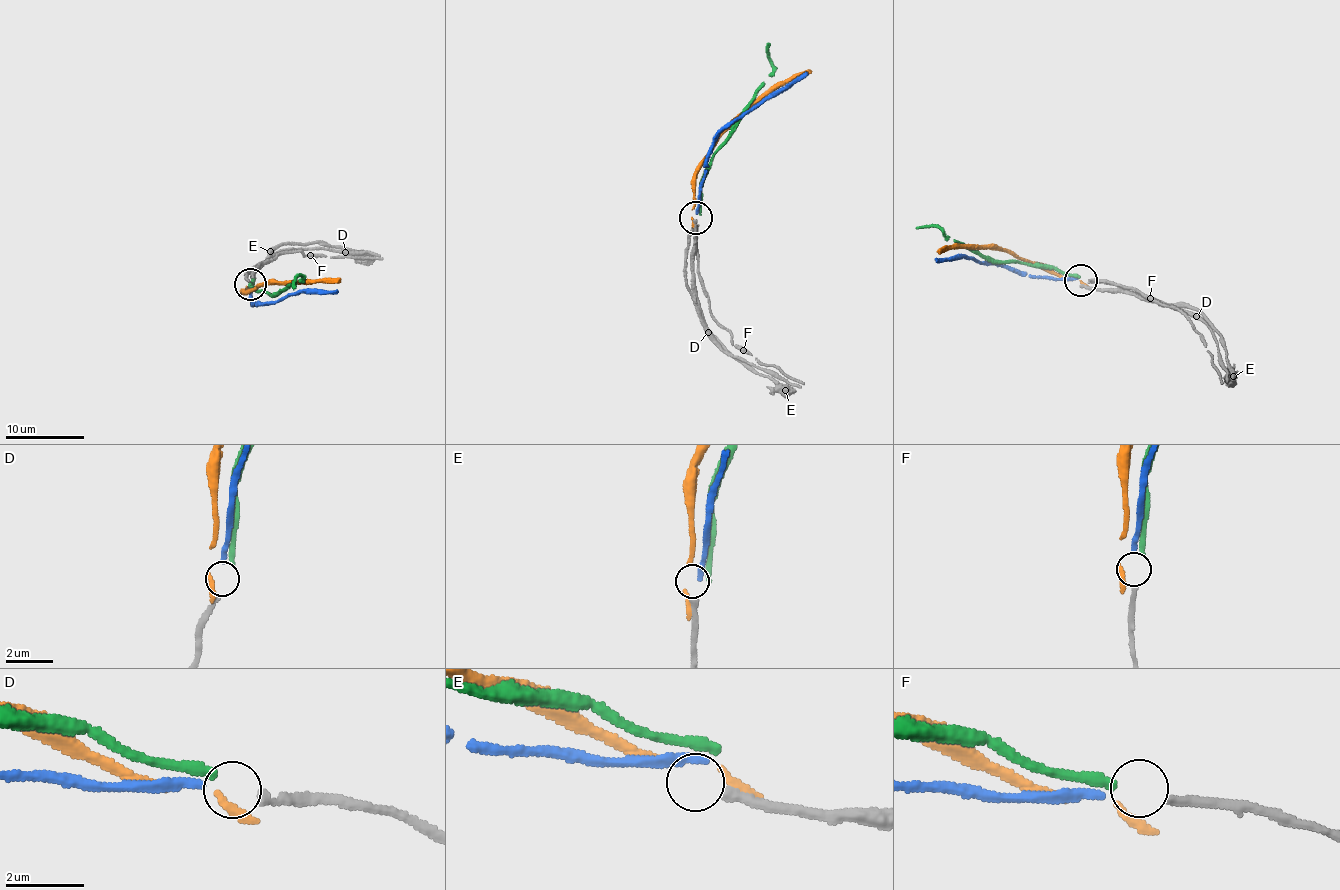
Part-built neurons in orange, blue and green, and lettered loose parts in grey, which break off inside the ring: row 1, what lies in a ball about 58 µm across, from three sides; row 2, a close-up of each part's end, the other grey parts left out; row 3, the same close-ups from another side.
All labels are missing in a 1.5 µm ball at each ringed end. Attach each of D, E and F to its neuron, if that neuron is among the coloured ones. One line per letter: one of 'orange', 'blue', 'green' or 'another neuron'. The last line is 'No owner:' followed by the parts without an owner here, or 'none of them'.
D: blue
E: another neuron
F: green
No owner: E

